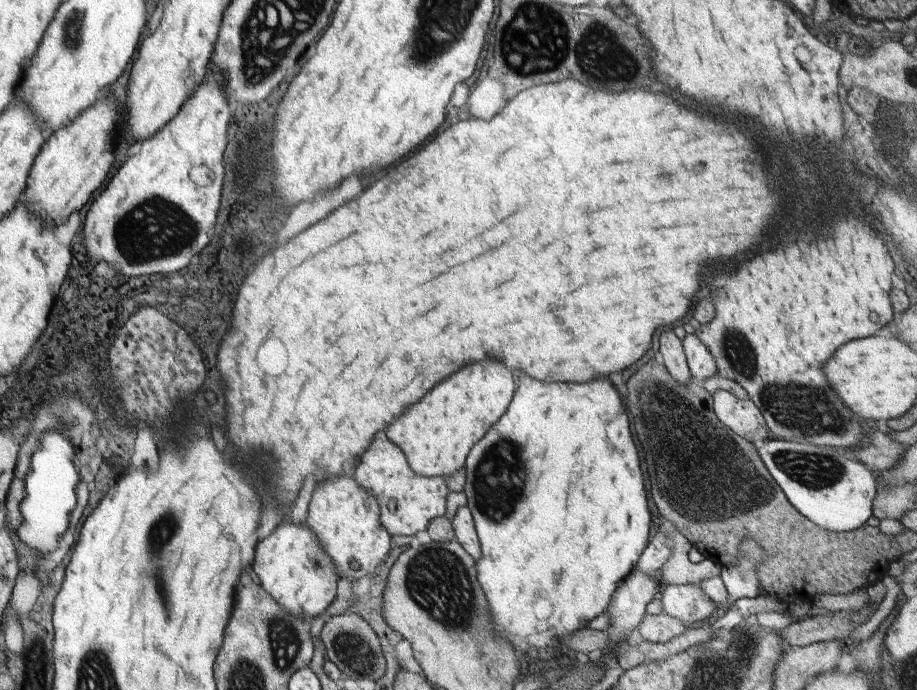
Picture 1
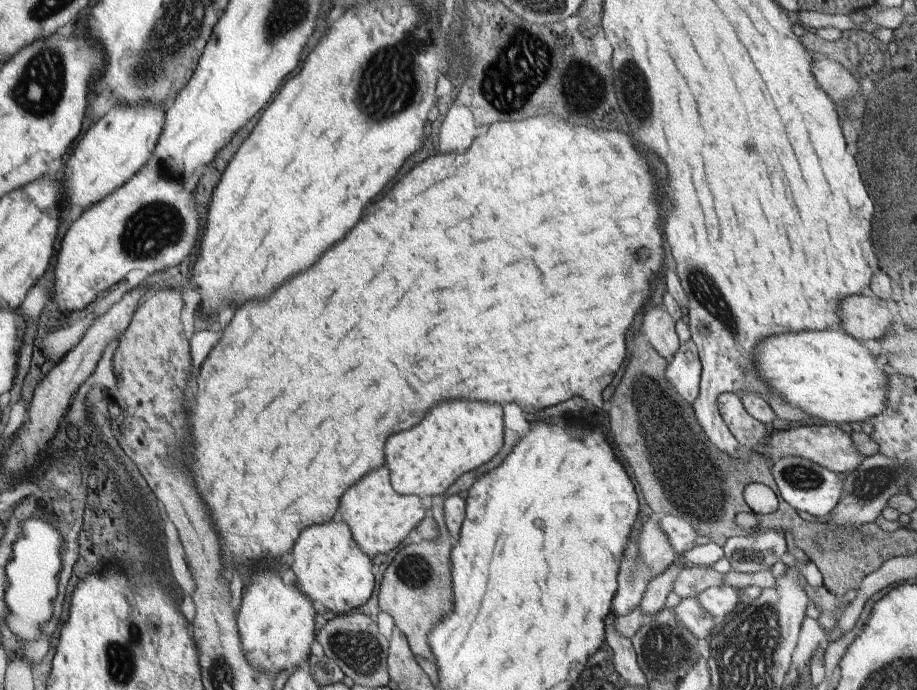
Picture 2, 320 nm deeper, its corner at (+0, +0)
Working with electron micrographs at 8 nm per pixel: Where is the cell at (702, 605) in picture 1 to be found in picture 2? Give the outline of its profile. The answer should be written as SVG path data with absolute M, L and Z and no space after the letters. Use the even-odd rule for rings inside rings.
M726 584L710 587L703 590L698 596L701 605L706 607L713 616L724 618L742 602L741 590L732 588Z

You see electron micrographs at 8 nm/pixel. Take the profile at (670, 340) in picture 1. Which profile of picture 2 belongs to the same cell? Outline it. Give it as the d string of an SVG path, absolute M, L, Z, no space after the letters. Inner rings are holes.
M650 306L642 316L641 332L647 341L662 355L674 356L680 341L674 318L664 307Z

